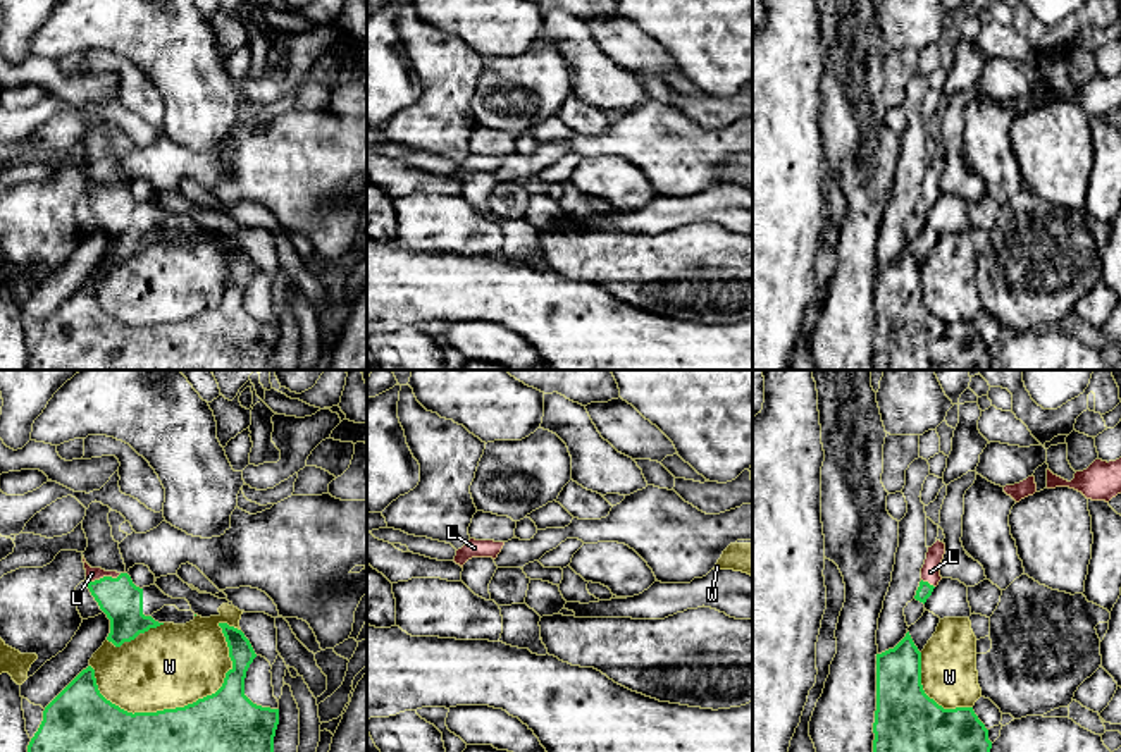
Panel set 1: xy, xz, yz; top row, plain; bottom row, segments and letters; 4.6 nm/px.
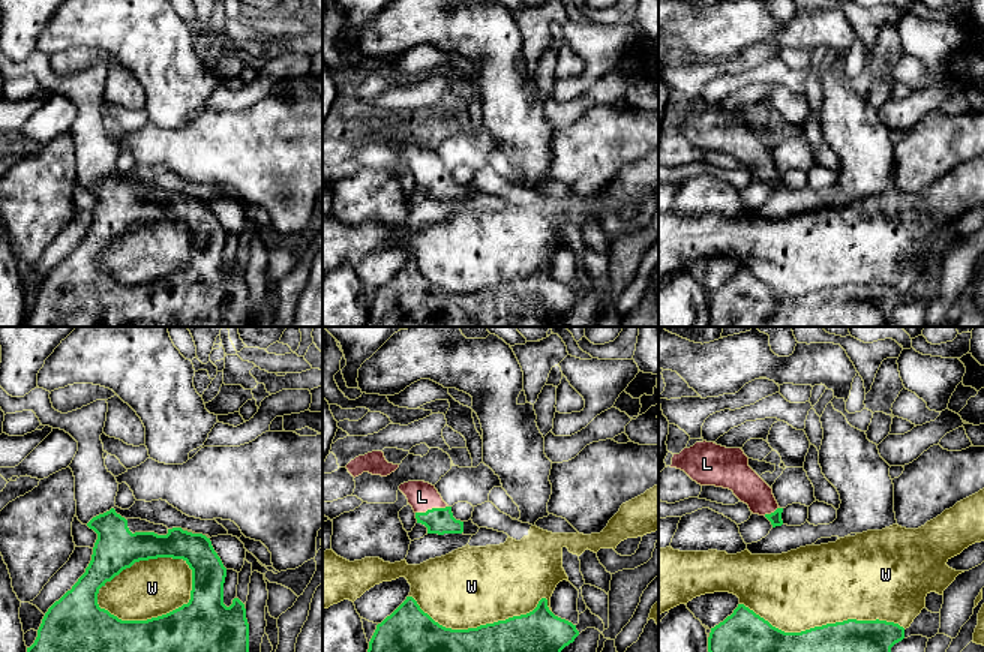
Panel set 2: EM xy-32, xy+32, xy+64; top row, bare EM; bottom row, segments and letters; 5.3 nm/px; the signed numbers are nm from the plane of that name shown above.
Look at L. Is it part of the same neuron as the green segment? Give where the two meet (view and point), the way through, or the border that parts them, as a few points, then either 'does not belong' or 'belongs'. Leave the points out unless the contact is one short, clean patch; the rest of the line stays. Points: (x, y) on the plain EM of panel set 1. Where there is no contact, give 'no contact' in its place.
contact xy (104, 191); way xy (117, 212), (104, 191), (92, 188); belongs

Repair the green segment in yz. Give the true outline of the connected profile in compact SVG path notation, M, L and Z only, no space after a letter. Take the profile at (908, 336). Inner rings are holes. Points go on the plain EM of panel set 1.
M909 246L894 262L876 268L876 325L873 370L990 370L988 344L973 322L944 324L921 299L921 267Z

